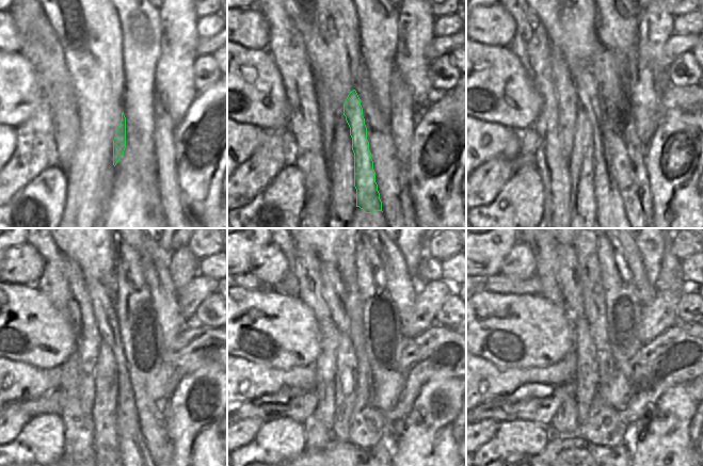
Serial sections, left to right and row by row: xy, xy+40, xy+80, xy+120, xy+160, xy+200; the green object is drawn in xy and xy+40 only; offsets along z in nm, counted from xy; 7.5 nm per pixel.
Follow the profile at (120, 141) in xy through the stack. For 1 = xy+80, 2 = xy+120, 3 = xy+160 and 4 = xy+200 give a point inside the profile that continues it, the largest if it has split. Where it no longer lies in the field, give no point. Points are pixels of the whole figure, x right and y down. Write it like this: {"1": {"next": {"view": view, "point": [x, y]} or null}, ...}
{"1": {"next": {"view": "xy+80", "point": [608, 201]}}, "2": {"next": {"view": "xy+120", "point": [132, 445]}}, "3": {"next": {"view": "xy+160", "point": [341, 293]}}, "4": {"next": {"view": "xy+200", "point": [584, 294]}}}

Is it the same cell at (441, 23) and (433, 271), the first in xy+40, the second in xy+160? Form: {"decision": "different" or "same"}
{"decision": "different"}

